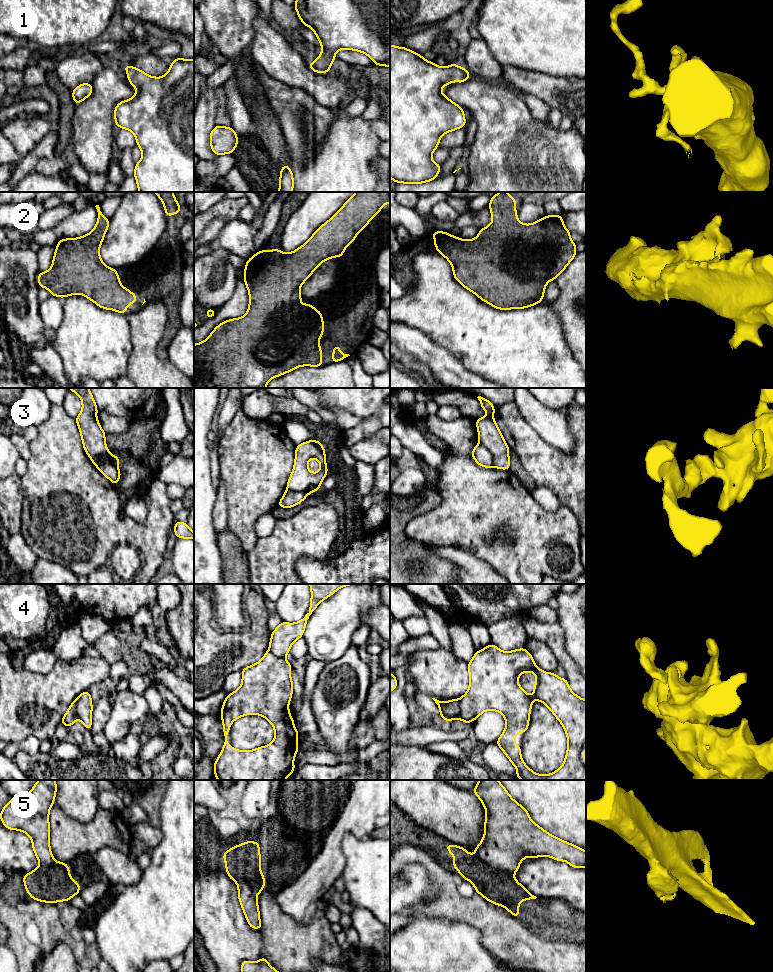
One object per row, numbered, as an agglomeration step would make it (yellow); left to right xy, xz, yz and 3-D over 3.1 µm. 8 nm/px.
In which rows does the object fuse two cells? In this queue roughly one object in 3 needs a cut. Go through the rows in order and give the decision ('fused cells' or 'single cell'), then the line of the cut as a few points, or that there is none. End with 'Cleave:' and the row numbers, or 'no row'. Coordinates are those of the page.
1: single cell | no cut
2: single cell | no cut
3: fused cells | yz (479, 442), (490, 452), (493, 466)
4: fused cells | xy (75, 700), (75, 713), (78, 718)
5: fused cells | yz (475, 855), (491, 867), (511, 875)
Cleave: 3, 4, 5

